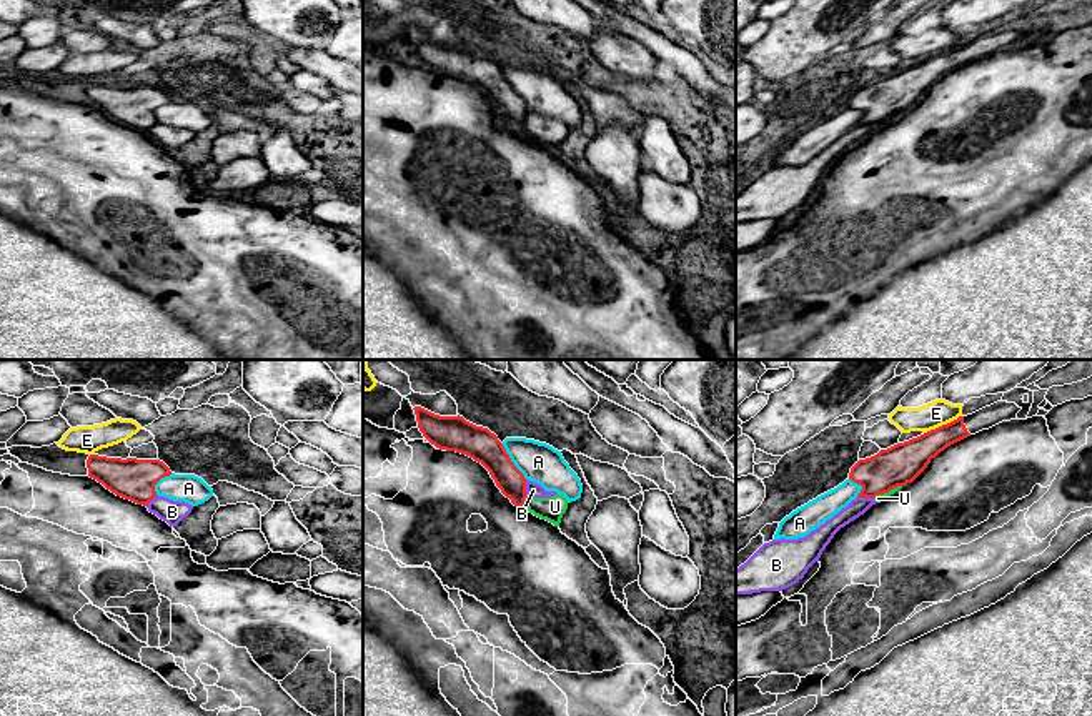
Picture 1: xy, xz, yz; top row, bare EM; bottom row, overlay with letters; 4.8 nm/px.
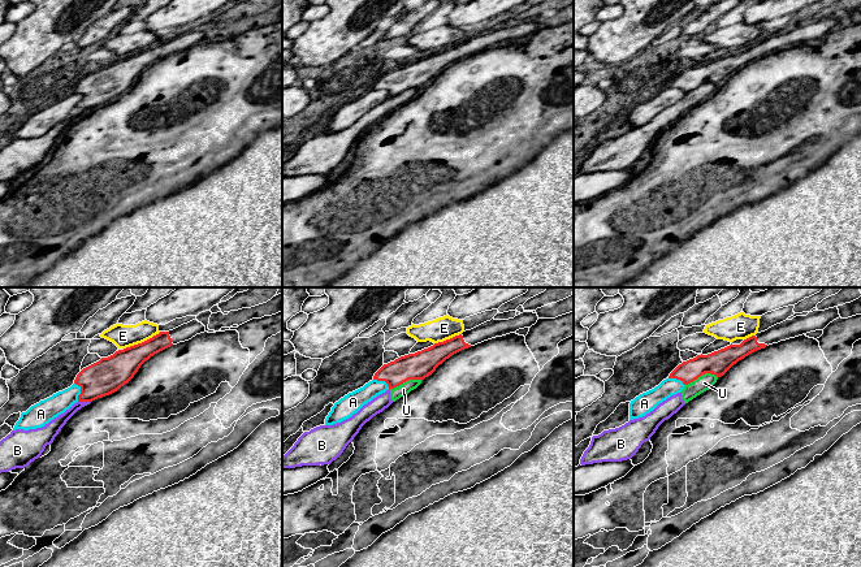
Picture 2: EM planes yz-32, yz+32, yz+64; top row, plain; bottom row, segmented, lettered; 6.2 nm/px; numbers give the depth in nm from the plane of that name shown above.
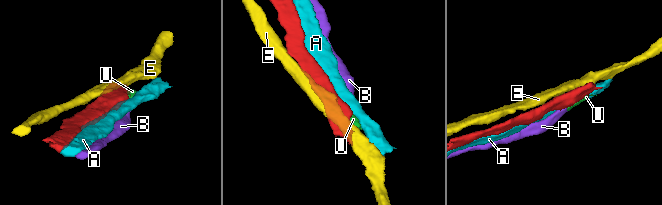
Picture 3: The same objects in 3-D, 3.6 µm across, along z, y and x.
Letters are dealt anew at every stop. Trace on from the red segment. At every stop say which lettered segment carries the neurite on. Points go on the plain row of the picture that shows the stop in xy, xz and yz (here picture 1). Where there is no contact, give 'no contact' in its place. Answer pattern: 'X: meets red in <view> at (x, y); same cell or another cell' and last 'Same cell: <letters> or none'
A: meets red in xz at (511, 89); another cell
B: meets red in xz at (525, 115); another cell
E: meets red in yz at (943, 52); another cell
U: meets red in xz at (523, 129); another cell
Same cell: none

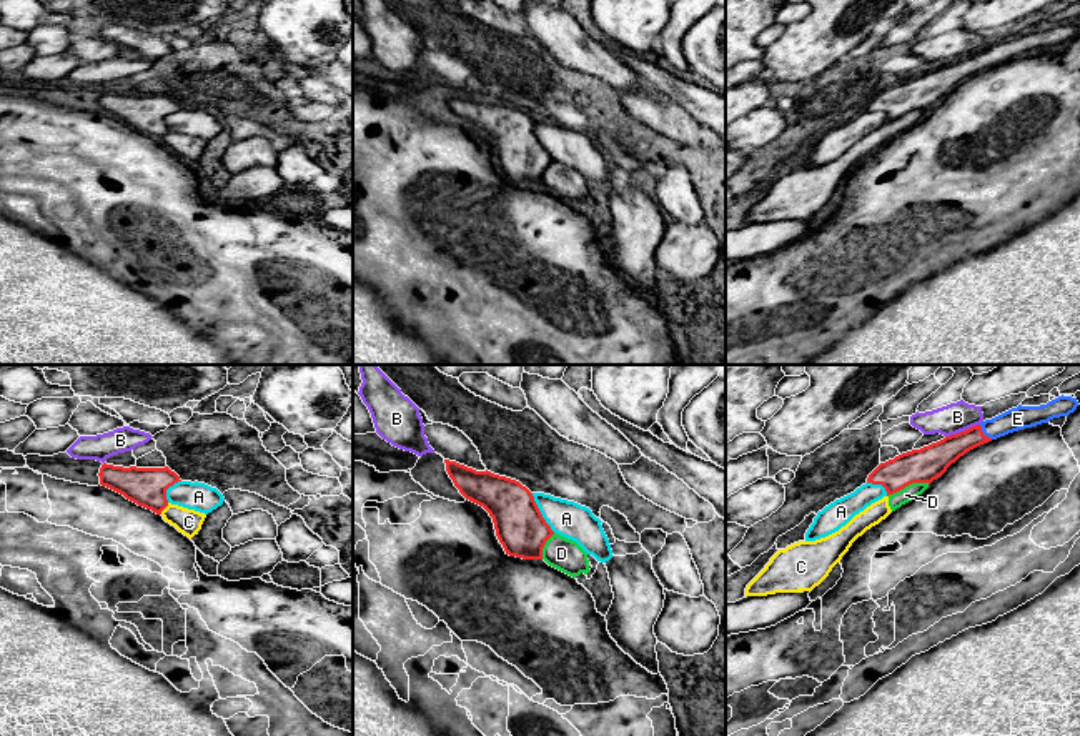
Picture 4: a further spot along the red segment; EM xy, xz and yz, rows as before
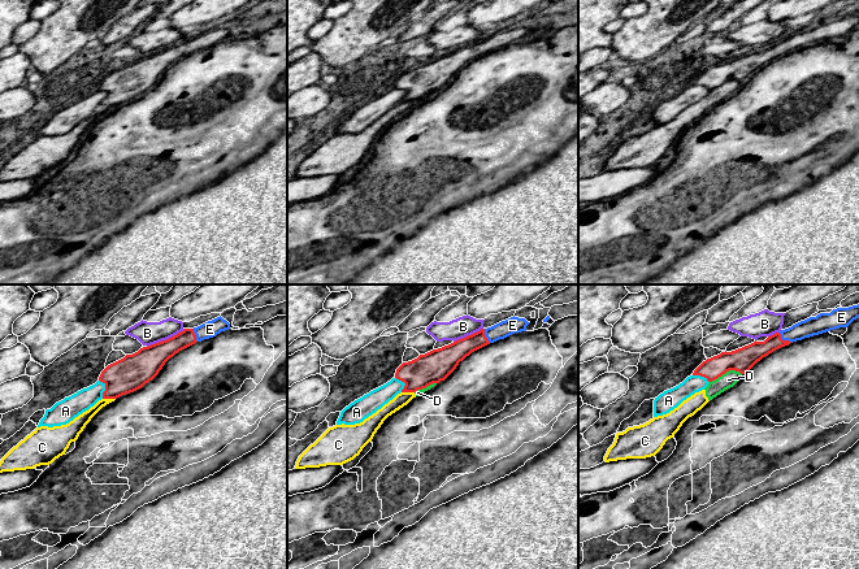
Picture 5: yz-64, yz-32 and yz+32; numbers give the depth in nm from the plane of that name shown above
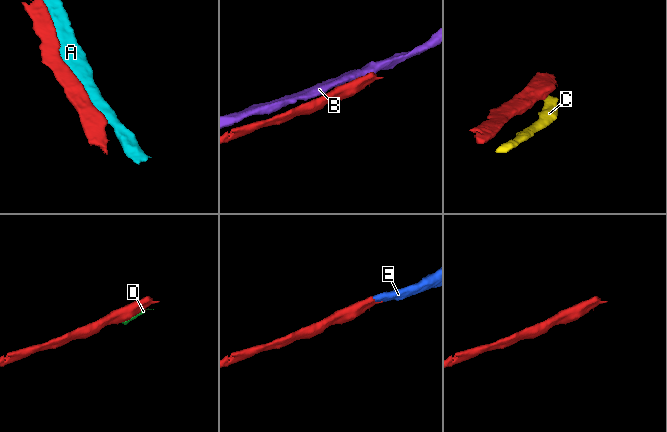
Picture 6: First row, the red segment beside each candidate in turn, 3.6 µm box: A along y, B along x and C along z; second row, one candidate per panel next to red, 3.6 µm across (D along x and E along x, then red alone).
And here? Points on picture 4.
A: meets red in xz at (540, 140); another cell
B: meets red in yz at (962, 59); another cell
C: meets red in xy at (165, 134); another cell
D: meets red in yz at (907, 112); another cell
E: meets red in yz at (982, 60); same cell
Same cell: E

